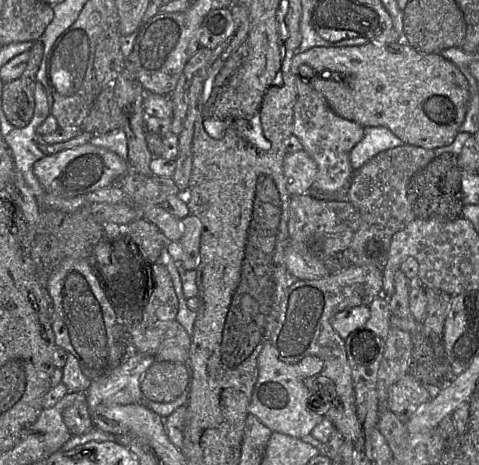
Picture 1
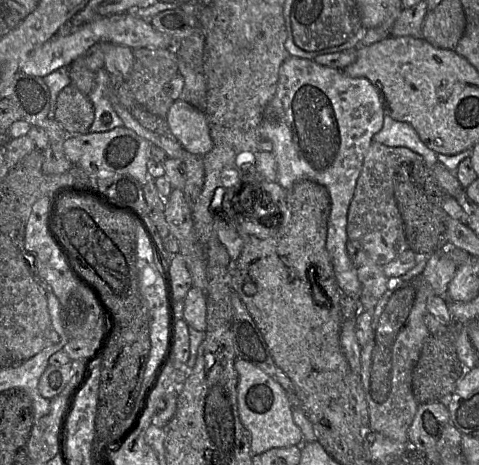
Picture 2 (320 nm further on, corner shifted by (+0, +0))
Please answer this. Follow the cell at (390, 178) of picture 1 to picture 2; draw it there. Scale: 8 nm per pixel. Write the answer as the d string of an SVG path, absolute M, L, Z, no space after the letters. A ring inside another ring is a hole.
M372 141L365 154L347 217L347 237L357 242L369 257L383 267L403 251L408 243L404 223L394 197L394 175L403 163L424 162L421 155L405 147L388 147Z

